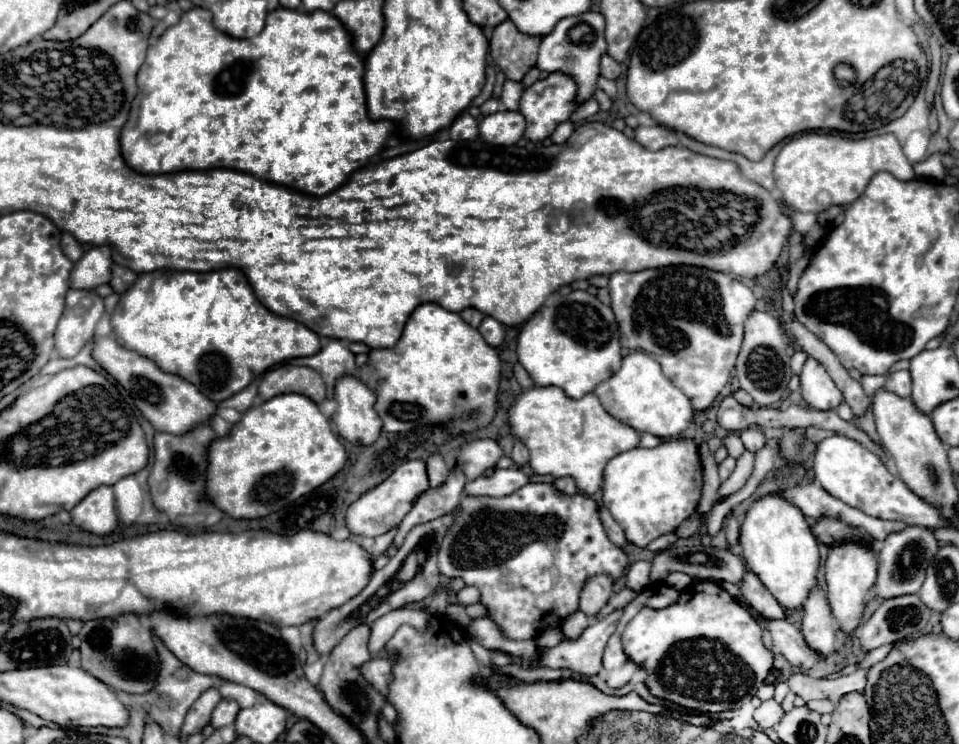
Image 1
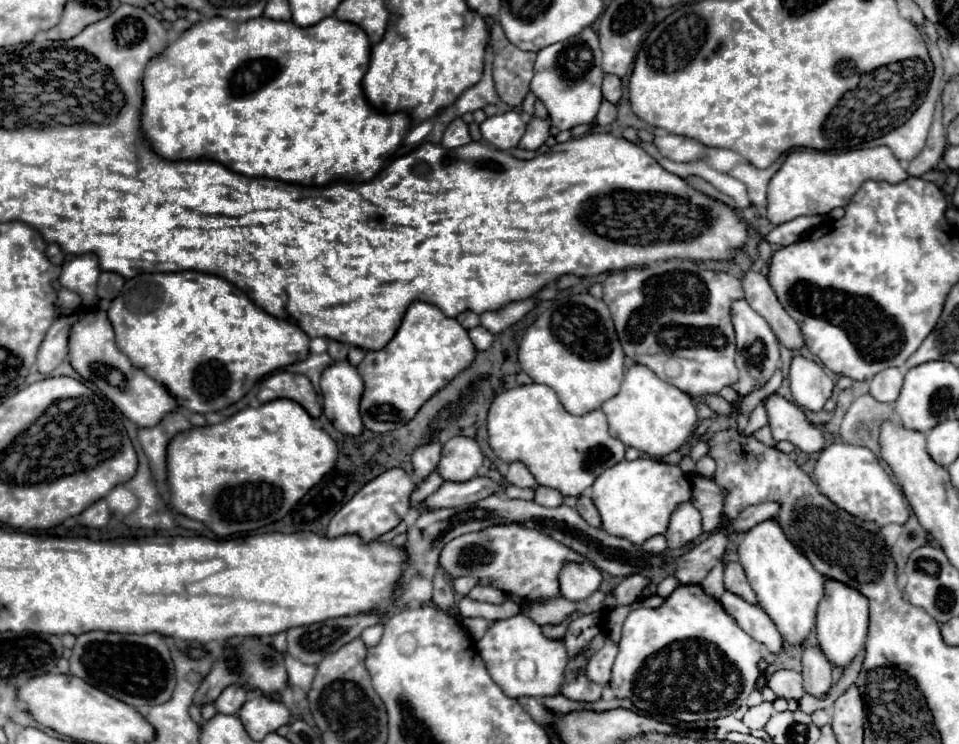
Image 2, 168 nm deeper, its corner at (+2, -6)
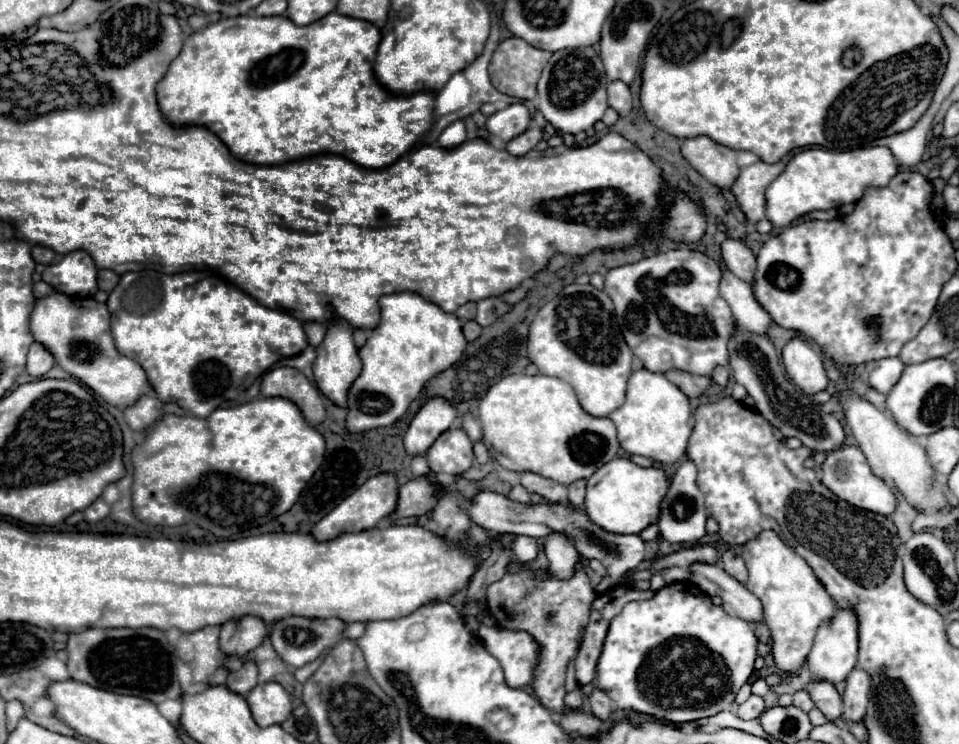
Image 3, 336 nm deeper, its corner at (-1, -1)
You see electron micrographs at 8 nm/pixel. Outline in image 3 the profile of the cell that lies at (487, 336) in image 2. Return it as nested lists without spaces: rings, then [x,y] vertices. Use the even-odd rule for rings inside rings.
[[[464,321],[464,323],[462,323],[462,331],[464,331],[466,341],[474,341],[474,339],[480,337],[482,327],[480,327],[476,321]]]

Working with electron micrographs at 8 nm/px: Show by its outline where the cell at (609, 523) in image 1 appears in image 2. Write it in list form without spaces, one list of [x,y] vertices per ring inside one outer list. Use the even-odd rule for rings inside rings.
[[[579,496],[577,500],[577,512],[595,528],[601,528],[601,516],[593,504],[593,500],[589,496]]]

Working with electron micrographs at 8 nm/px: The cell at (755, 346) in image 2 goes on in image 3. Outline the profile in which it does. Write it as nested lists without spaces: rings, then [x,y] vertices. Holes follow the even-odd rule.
[[[722,267],[722,279],[720,279],[720,295],[726,299],[726,303],[732,309],[732,315],[738,325],[742,325],[746,331],[756,335],[766,335],[772,319],[770,315],[760,307],[760,303],[754,297],[752,285],[744,283],[732,271]]]

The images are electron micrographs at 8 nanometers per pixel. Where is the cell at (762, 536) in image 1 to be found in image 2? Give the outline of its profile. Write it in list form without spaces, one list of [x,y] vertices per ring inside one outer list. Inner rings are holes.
[[[769,518],[745,532],[739,544],[739,564],[757,594],[759,606],[769,614],[783,638],[789,644],[803,642],[815,624],[817,604],[823,598],[825,576],[821,576],[821,572],[805,560],[805,554],[787,540],[775,518]]]

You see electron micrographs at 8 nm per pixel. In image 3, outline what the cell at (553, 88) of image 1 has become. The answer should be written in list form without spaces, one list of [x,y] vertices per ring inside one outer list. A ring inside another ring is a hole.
[[[528,129],[528,131],[524,131],[522,135],[518,135],[518,137],[514,137],[512,141],[508,141],[504,149],[506,149],[510,155],[524,155],[524,153],[532,151],[532,149],[538,145],[540,139],[542,139],[542,131],[540,131],[540,129]]]

